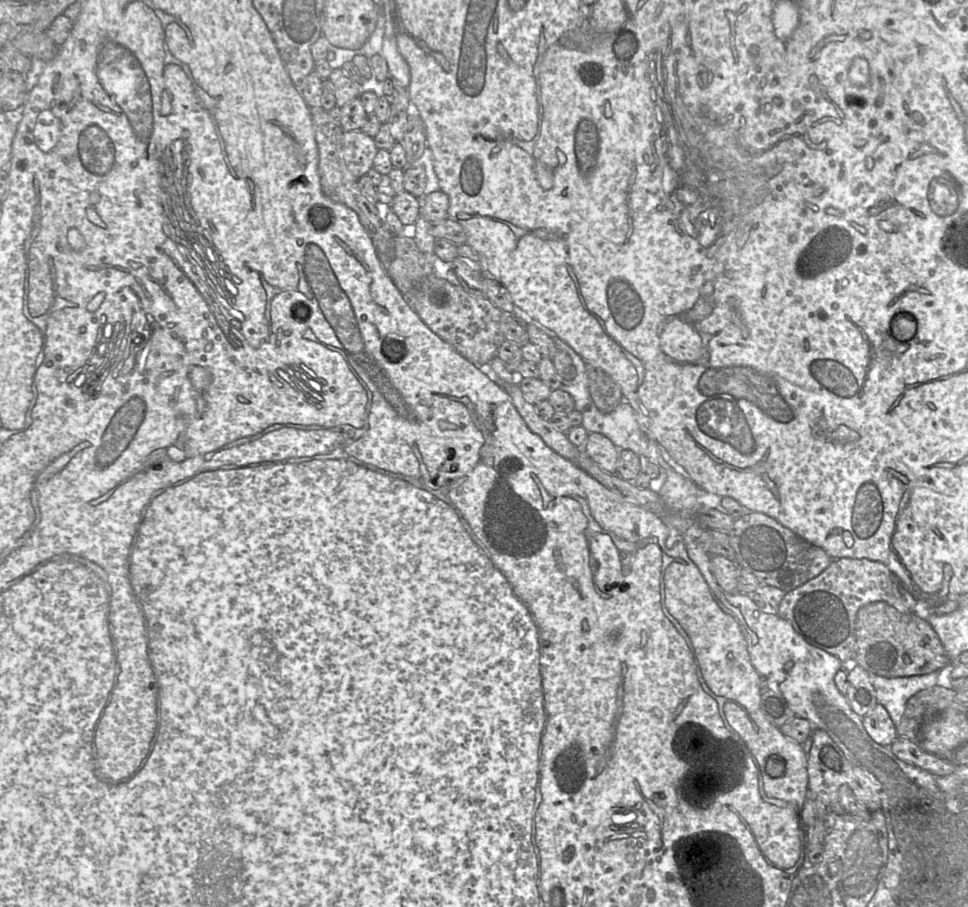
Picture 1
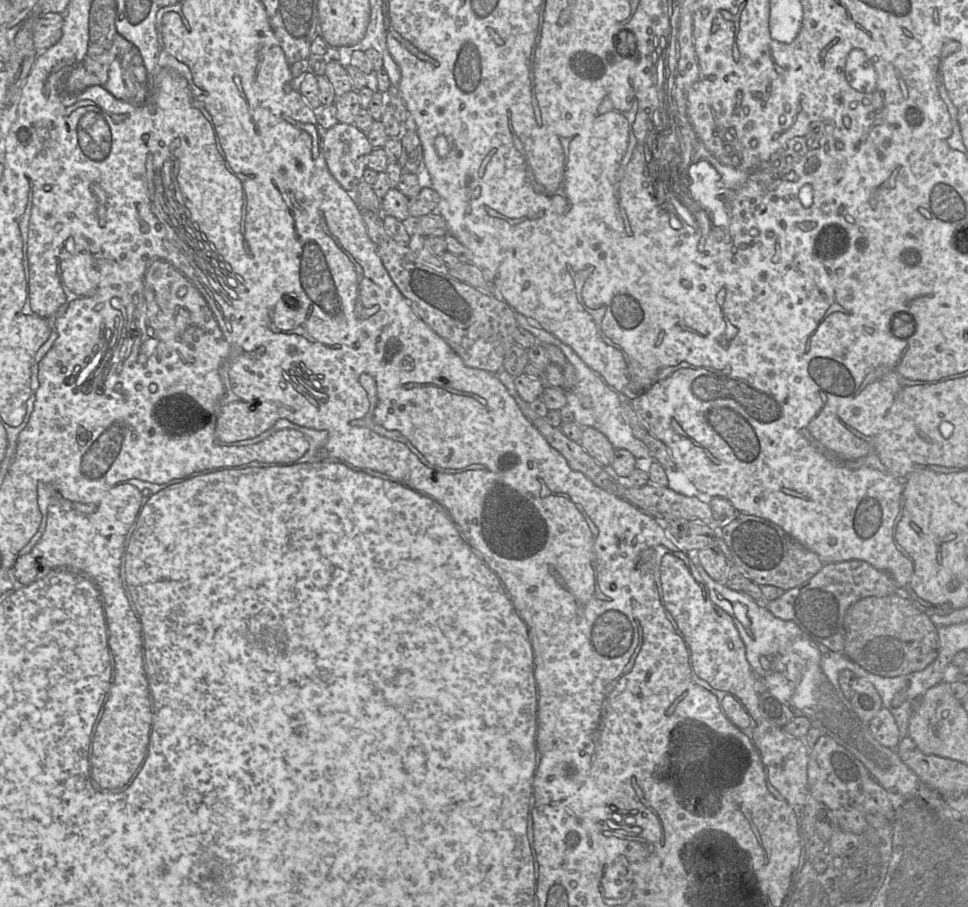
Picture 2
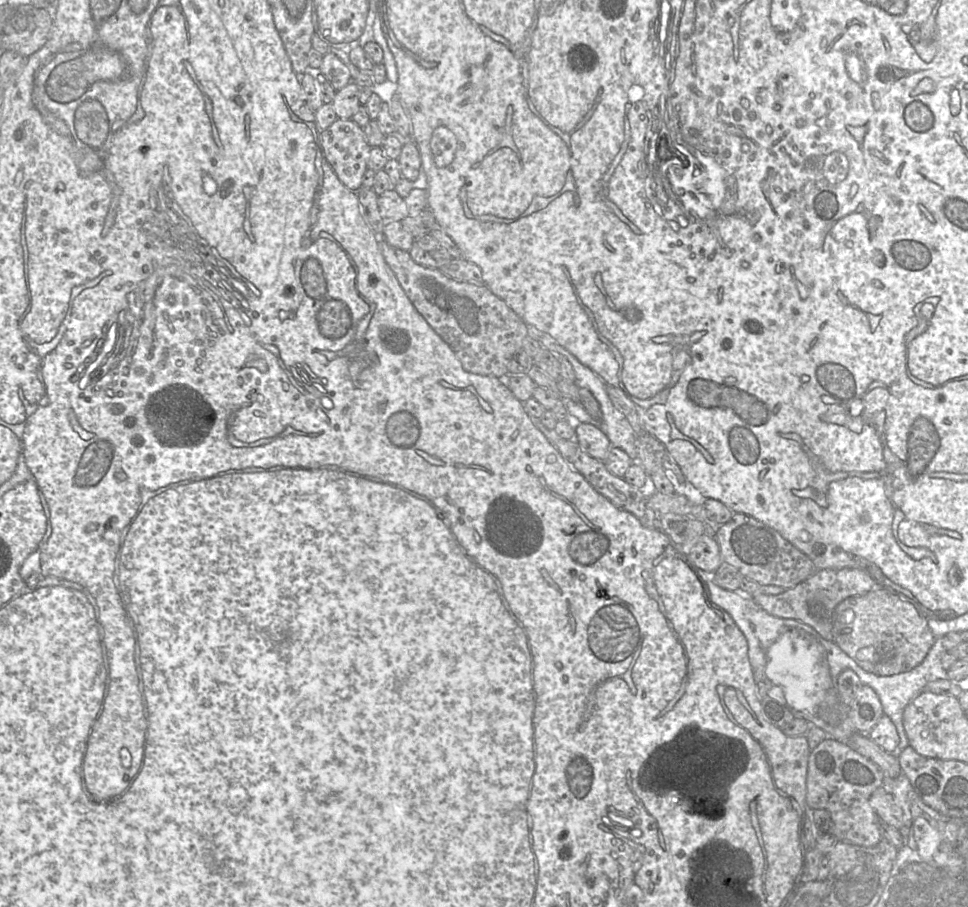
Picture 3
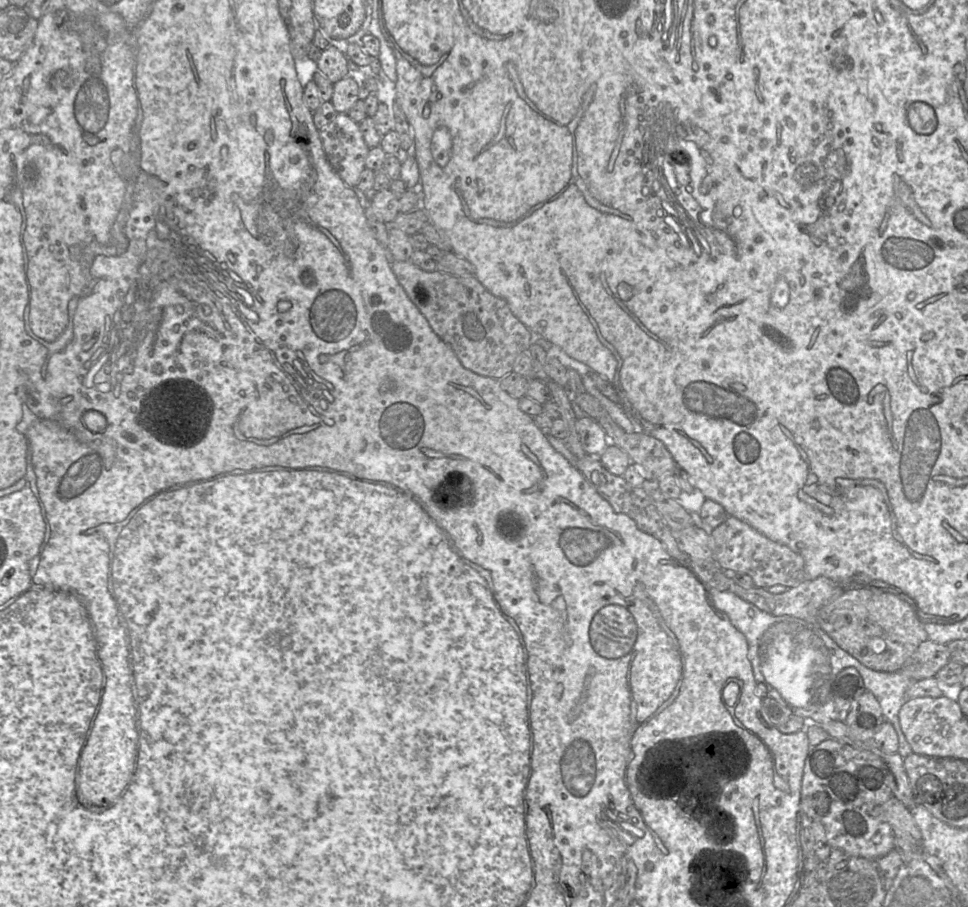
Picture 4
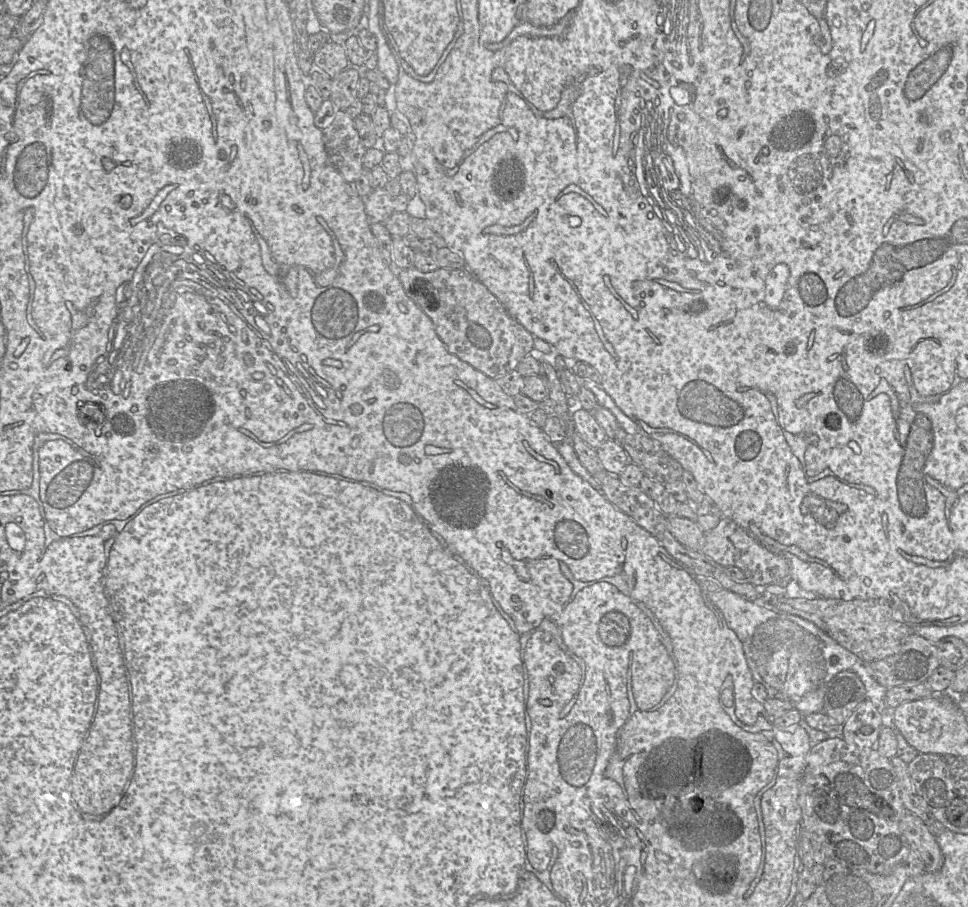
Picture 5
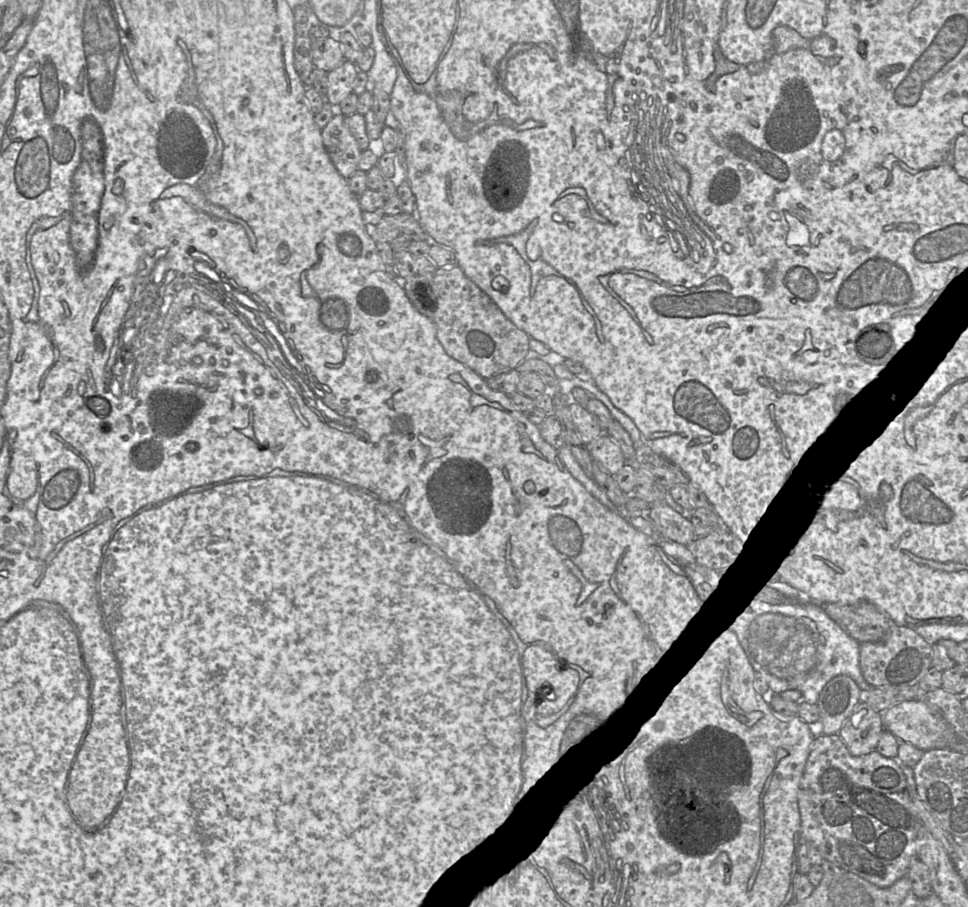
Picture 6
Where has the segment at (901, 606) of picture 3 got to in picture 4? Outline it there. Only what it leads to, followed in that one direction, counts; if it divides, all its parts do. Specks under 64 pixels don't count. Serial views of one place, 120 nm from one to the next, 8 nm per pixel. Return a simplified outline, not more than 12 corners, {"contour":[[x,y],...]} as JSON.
{"contour":[[853,587],[817,624],[862,665],[900,671],[927,640],[904,598]]}

